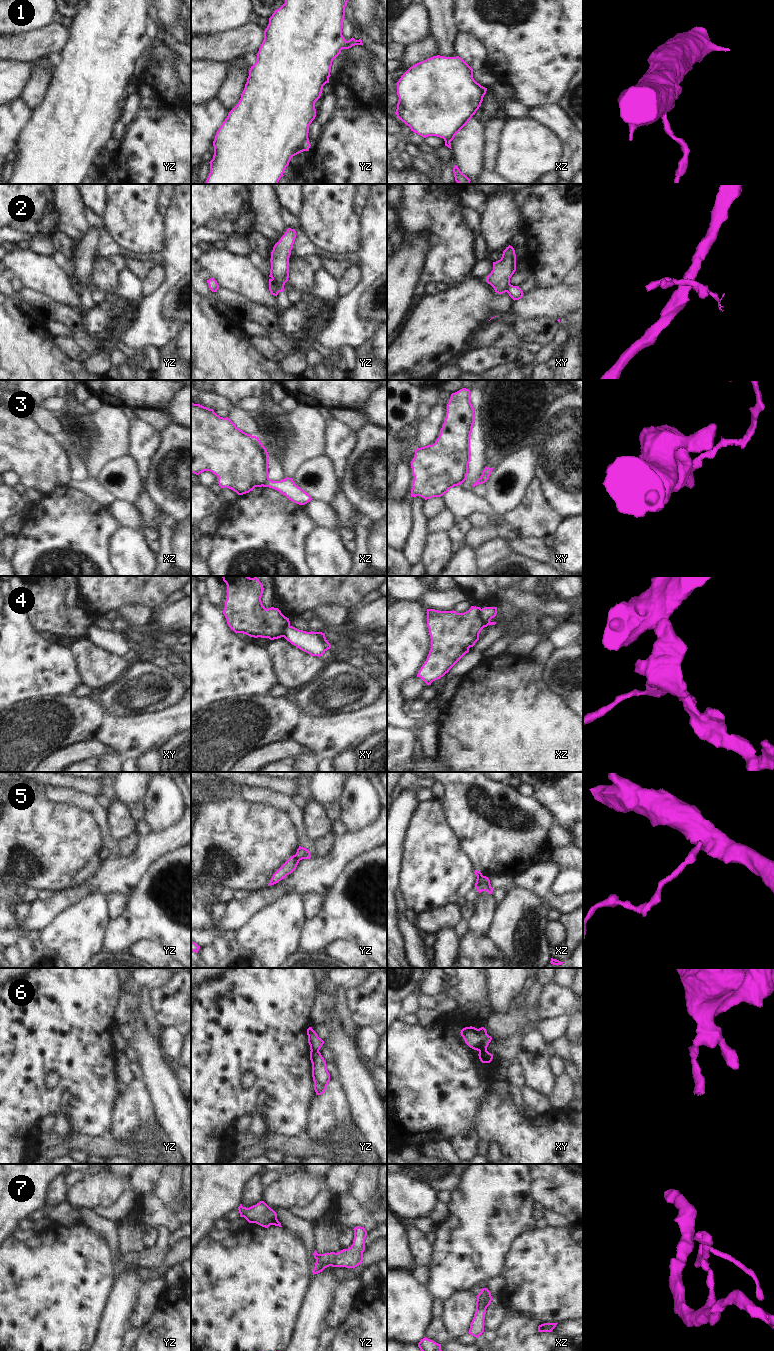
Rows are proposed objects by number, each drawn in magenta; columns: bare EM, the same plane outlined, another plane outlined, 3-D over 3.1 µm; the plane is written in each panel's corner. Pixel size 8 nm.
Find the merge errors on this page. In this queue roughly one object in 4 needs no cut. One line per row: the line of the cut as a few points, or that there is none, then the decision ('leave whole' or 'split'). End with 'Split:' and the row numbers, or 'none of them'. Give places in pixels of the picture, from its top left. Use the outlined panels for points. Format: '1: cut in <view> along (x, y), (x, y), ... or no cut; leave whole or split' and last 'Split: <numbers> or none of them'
1: no cut; leave whole
2: cut in yz along (269, 283), (272, 283), (279, 291); split
3: cut in xz along (268, 478), (262, 485); split
4: cut in xz along (480, 609), (480, 617), (487, 625); split
5: cut in yz along (294, 855), (298, 861); split
6: cut in yz along (311, 1049), (318, 1052); split
7: cut in yz along (316, 1260), (329, 1265); split
Split: 2, 3, 4, 5, 6, 7

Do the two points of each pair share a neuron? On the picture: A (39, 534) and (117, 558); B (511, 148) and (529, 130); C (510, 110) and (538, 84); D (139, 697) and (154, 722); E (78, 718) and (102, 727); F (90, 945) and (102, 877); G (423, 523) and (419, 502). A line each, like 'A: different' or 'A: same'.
A: different
B: same
C: different
D: different
E: same
F: different
G: same

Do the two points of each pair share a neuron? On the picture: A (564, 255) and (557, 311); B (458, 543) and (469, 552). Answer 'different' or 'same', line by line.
A: different
B: different

